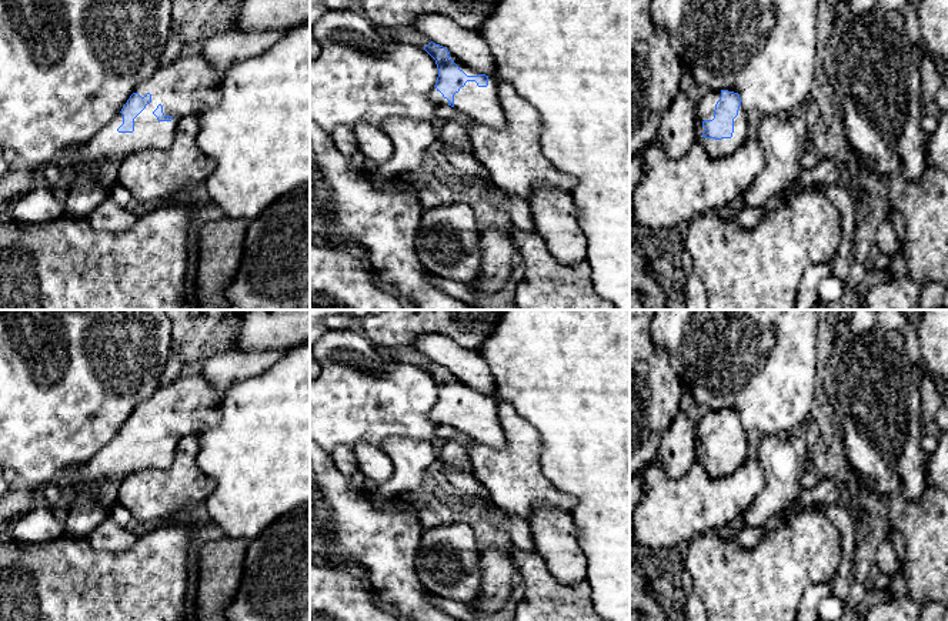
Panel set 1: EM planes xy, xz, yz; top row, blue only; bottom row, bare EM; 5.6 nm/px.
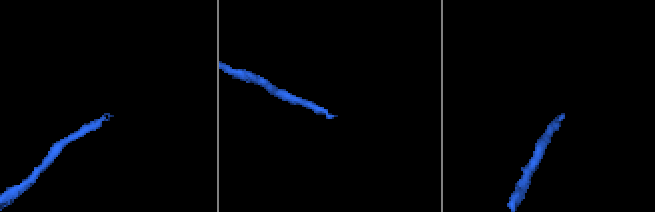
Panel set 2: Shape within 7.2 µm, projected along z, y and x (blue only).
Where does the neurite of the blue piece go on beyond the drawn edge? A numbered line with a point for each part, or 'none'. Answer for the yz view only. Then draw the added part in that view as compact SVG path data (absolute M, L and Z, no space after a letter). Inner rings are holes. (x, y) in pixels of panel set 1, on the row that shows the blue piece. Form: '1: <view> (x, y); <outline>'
1: yz (673, 192); M711 91L705 93L697 103L697 141L685 156L670 158L657 140L641 150L644 173L630 200L634 226L650 231L685 227L692 218L711 211L715 213L742 197L764 170L764 151L758 138L747 137L747 111L742 106L740 106L738 116L734 118L731 138L715 140L702 136L705 131L702 121L714 118L720 97L721 91Z

